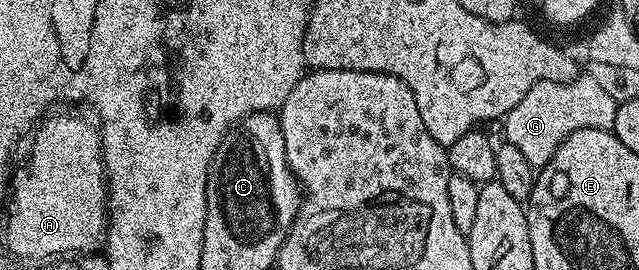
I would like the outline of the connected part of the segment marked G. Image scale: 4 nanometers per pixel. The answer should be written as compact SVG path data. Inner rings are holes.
M581 73L566 83L543 80L526 92L514 109L504 117L505 141L521 151L522 156L539 170L548 164L558 146L574 130L606 129L611 131L619 101L594 76Z

